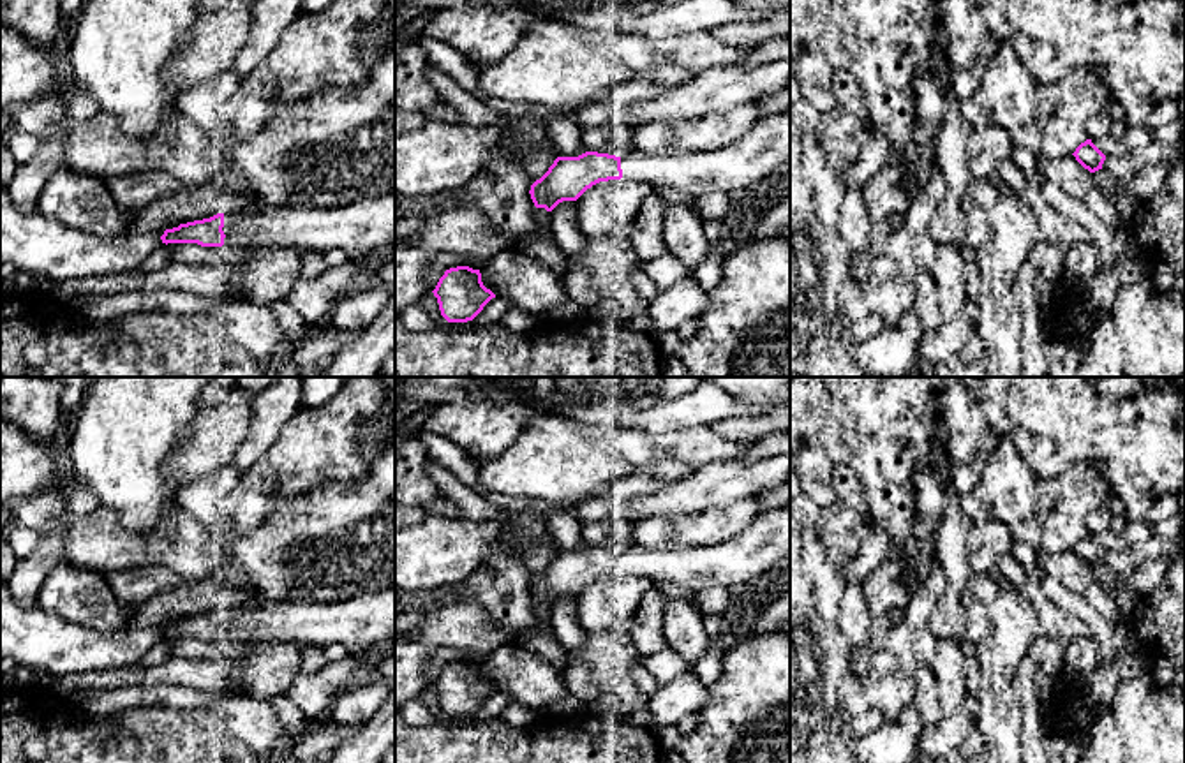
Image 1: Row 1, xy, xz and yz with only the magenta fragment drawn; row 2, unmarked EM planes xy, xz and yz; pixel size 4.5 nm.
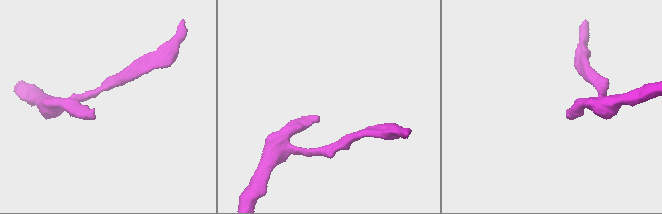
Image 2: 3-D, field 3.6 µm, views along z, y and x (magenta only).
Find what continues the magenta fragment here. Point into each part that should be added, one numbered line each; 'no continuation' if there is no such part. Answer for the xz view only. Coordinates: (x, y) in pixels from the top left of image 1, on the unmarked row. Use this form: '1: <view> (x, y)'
1: xz (766, 541)

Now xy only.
1: xy (362, 622)

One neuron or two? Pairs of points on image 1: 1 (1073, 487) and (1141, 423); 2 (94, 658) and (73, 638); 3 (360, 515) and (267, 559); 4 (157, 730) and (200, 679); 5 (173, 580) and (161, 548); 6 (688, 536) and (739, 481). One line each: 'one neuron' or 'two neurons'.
1: two neurons
2: one neuron
3: one neuron
4: two neurons
5: two neurons
6: two neurons

